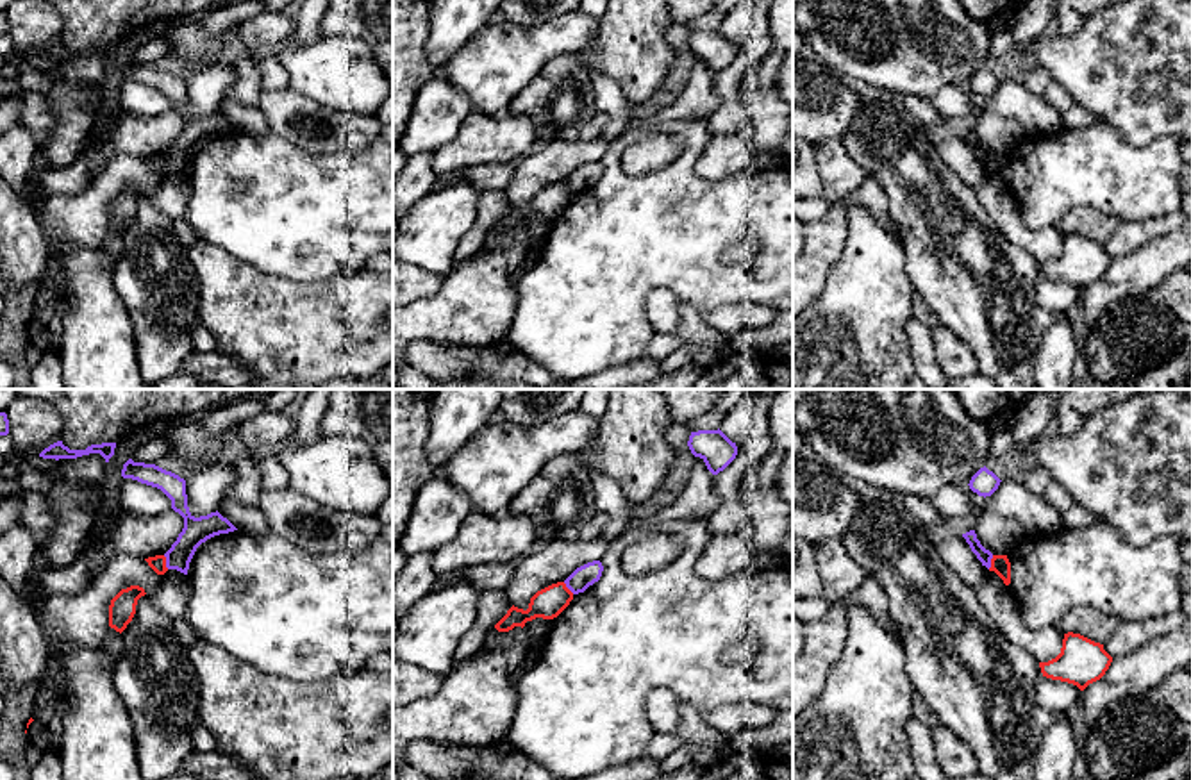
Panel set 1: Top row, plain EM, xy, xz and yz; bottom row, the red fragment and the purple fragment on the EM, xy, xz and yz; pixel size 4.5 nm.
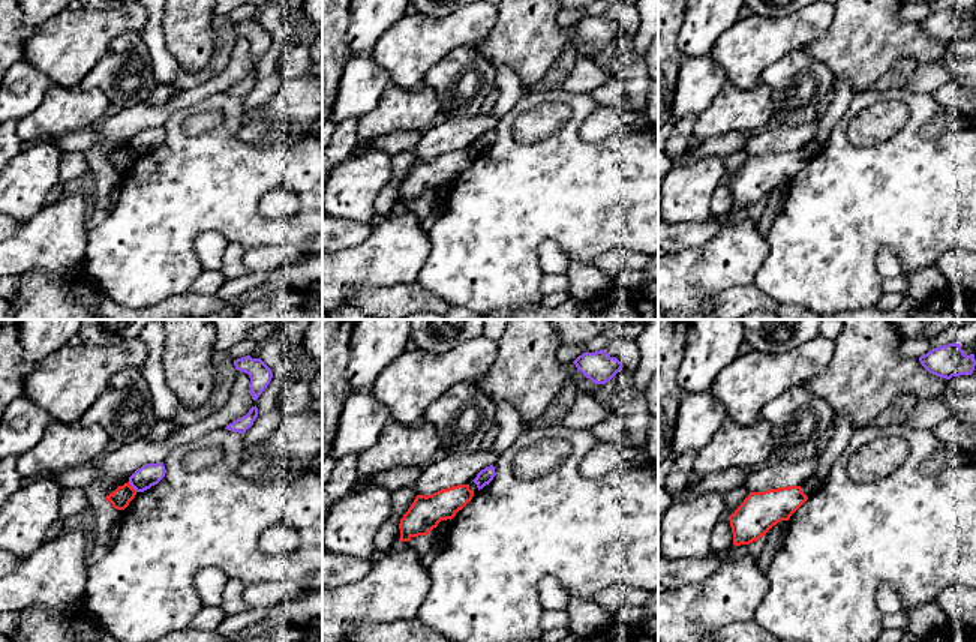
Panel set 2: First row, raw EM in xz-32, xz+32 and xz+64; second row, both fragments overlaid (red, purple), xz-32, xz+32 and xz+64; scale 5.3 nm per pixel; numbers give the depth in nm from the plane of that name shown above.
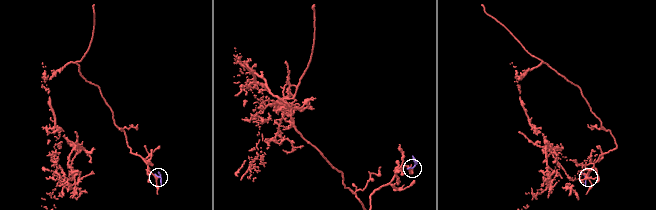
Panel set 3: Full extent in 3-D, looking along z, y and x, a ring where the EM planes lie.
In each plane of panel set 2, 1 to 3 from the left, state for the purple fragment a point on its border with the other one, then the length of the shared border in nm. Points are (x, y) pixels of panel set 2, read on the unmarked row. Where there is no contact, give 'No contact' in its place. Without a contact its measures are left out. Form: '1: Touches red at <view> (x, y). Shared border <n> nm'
1: Touches red at xz-32 (131, 150). Shared border 80 nm
2: No contact
3: No contact

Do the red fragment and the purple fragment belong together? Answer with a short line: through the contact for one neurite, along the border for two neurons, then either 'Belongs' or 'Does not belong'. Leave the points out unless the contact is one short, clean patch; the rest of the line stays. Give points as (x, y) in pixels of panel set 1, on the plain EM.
Line: xy (163, 156), (168, 168). Does not belong

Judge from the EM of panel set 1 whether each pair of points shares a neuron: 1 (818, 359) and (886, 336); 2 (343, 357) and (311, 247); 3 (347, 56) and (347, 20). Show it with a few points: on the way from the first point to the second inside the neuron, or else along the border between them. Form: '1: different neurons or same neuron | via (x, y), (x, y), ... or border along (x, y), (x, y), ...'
1: same neuron | via (834, 359), (843, 359), (870, 336)
2: different neurons | border along (361, 268), (315, 281), (279, 277)
3: different neurons | border along (324, 34), (361, 38), (374, 56)

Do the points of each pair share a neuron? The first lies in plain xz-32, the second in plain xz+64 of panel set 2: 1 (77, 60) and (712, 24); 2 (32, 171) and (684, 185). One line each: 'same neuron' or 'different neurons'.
1: different neurons
2: same neuron

